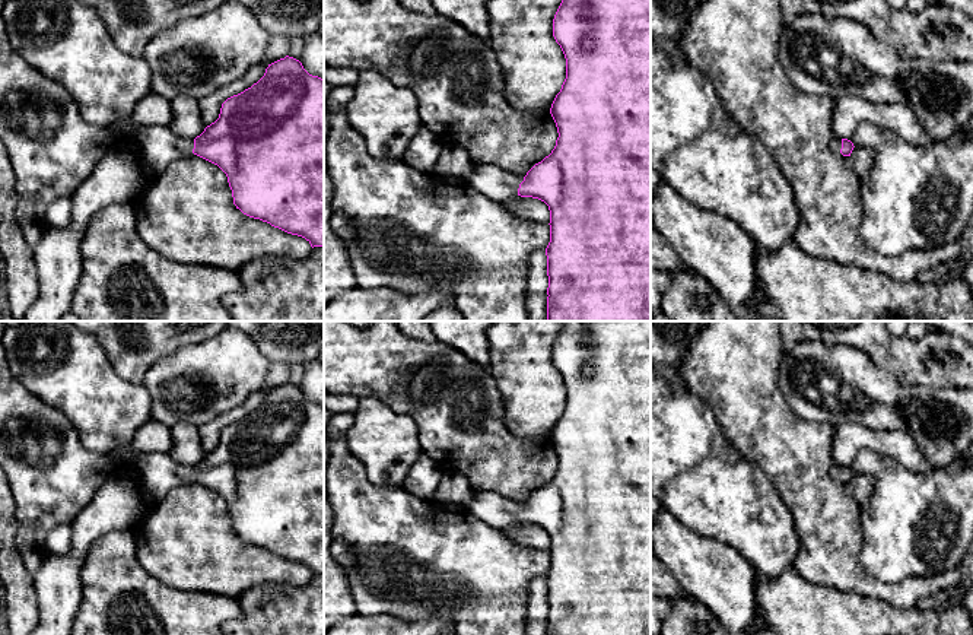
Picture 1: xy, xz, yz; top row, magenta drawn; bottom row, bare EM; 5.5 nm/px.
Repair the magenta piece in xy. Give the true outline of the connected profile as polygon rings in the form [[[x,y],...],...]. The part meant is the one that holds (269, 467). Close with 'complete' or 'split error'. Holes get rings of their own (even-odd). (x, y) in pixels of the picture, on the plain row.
[[[286,382],[265,396],[264,403],[244,419],[228,425],[219,445],[195,466],[184,466],[168,454],[133,454],[149,501],[163,499],[174,488],[197,482],[217,492],[228,504],[233,531],[244,542],[324,574],[324,406],[309,401],[302,390]]] | split error

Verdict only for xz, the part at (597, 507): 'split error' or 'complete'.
split error

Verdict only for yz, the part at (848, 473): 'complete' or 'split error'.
split error

